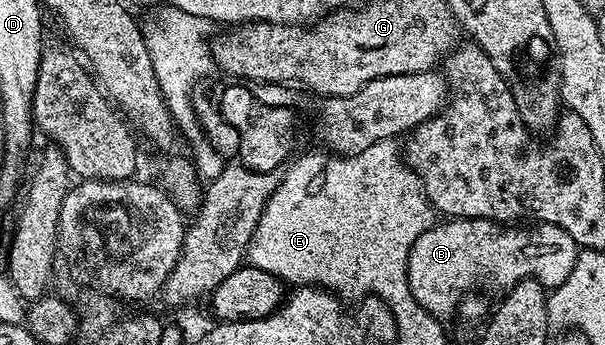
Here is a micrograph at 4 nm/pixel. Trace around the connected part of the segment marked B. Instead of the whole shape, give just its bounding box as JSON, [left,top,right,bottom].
[406,217,580,319]

